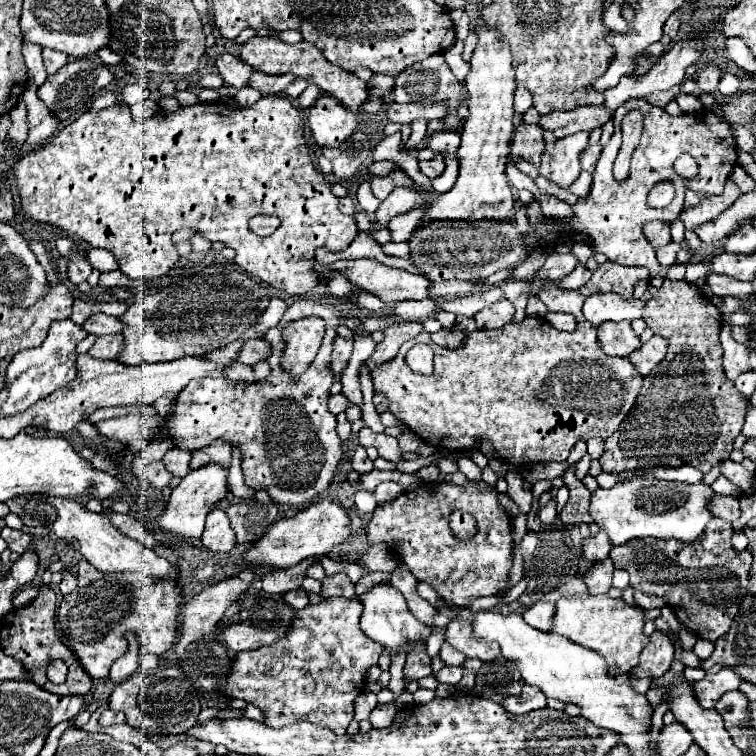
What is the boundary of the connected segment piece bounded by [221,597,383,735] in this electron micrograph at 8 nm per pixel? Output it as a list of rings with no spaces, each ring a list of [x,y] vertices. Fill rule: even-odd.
[[[331,597],[319,605],[307,605],[305,609],[295,613],[295,625],[291,627],[291,633],[279,643],[271,647],[259,647],[255,651],[237,653],[237,661],[233,661],[233,671],[223,683],[221,691],[235,699],[245,699],[257,705],[265,713],[265,723],[273,729],[309,721],[317,725],[327,725],[337,735],[345,735],[345,729],[353,719],[353,701],[363,689],[365,673],[371,665],[377,665],[383,651],[379,643],[375,643],[361,631],[361,611],[363,603],[359,599],[343,597]]]

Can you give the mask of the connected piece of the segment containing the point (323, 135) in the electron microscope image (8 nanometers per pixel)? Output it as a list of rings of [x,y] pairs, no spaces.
[[[319,97],[309,109],[309,127],[319,147],[339,147],[351,133],[357,131],[357,113],[347,111],[333,97]]]

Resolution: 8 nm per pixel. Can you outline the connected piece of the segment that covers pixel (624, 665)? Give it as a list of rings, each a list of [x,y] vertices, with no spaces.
[[[587,595],[587,597],[567,597],[557,601],[557,611],[553,619],[553,633],[569,637],[577,645],[597,651],[605,657],[611,675],[621,675],[631,671],[639,663],[639,653],[647,645],[643,633],[643,609],[627,605],[623,599],[611,599],[609,595]]]

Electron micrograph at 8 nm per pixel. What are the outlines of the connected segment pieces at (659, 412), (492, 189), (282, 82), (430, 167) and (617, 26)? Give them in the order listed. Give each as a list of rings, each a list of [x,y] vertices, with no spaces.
[[[665,279],[659,295],[647,301],[643,319],[655,335],[667,339],[669,351],[661,361],[661,373],[643,377],[635,407],[605,441],[599,463],[603,471],[617,475],[657,465],[691,465],[709,473],[715,465],[729,459],[747,407],[747,399],[723,375],[723,349],[719,343],[721,311],[695,285]]]
[[[477,19],[479,43],[475,47],[471,69],[467,73],[465,85],[469,91],[469,117],[461,131],[459,155],[459,177],[453,189],[445,195],[427,195],[425,221],[437,219],[513,219],[515,199],[505,177],[505,163],[511,153],[509,143],[513,137],[513,91],[515,91],[515,71],[511,65],[509,43],[505,37],[489,35],[483,19]]]
[[[255,71],[255,73],[251,75],[249,85],[255,87],[255,89],[259,89],[261,93],[281,93],[281,91],[285,91],[293,81],[295,81],[293,75],[279,75],[279,77],[277,77],[277,75],[263,75],[261,71]]]
[[[437,153],[431,161],[419,161],[419,169],[429,179],[439,177],[443,173],[443,169],[445,169],[445,157],[441,153]]]
[[[611,3],[611,5],[605,9],[605,13],[603,13],[603,23],[605,23],[605,27],[609,27],[611,31],[617,31],[617,33],[629,31],[627,21],[621,17],[621,7],[619,7],[619,3]]]

